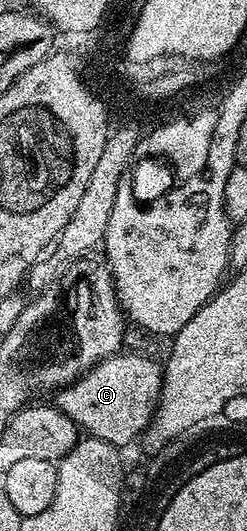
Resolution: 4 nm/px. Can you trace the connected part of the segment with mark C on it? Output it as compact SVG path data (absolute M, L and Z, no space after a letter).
M126 352L95 364L80 380L74 380L71 387L60 388L53 400L54 407L65 413L88 437L116 446L131 444L142 437L155 419L159 391L163 388L160 361Z

